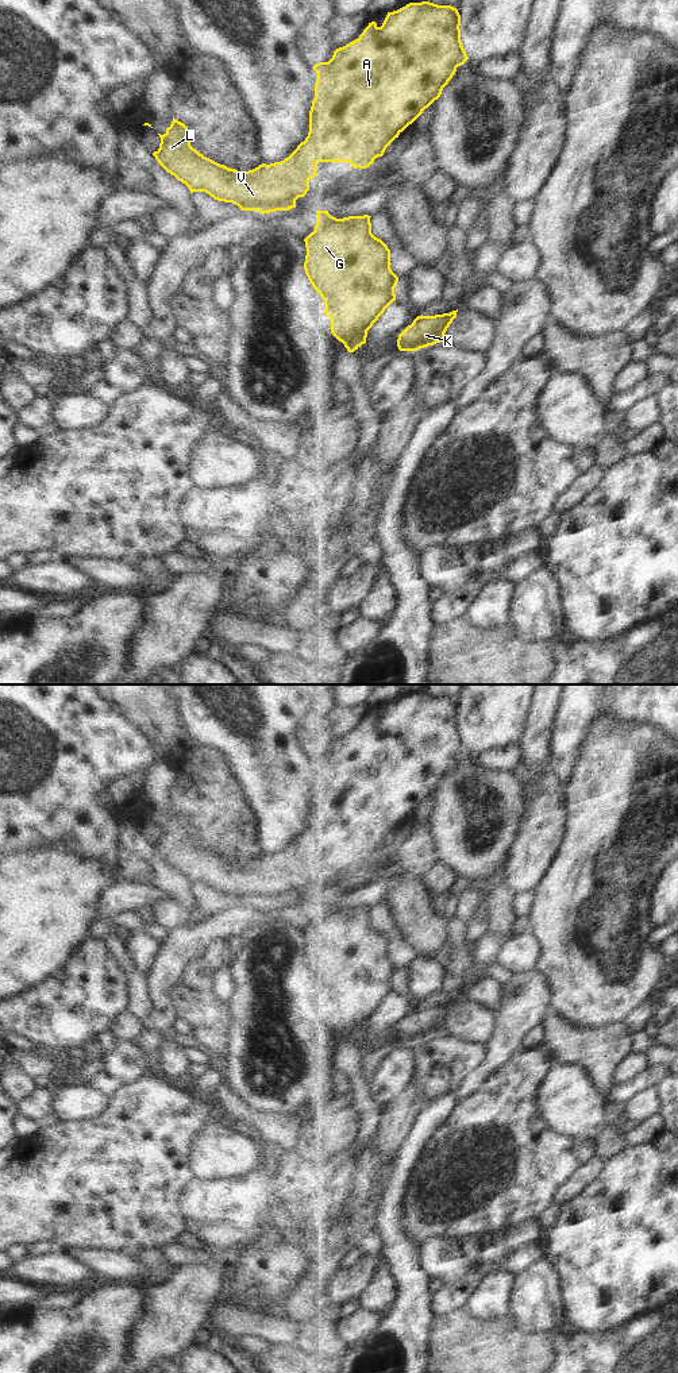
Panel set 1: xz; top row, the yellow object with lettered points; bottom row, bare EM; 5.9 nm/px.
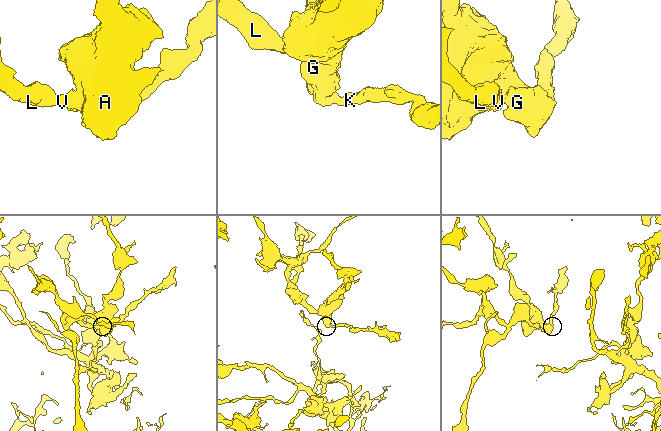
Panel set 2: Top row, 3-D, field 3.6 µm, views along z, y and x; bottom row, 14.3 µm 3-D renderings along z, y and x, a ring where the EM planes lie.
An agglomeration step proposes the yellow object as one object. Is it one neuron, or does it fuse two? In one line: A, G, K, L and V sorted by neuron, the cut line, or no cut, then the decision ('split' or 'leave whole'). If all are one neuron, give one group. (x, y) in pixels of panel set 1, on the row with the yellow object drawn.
A G K L V; no cut; leave whole

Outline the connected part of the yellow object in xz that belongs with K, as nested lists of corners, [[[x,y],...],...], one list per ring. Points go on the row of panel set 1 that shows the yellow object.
[[[458,309],[435,316],[417,316],[413,323],[398,335],[398,350],[417,351],[443,342],[447,328],[457,317],[457,312]]]

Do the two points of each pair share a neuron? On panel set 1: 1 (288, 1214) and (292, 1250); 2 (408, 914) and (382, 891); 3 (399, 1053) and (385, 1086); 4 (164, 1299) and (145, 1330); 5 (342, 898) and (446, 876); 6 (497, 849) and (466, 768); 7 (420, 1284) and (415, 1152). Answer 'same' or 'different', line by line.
1: different
2: different
3: same
4: same
5: different
6: same
7: same

